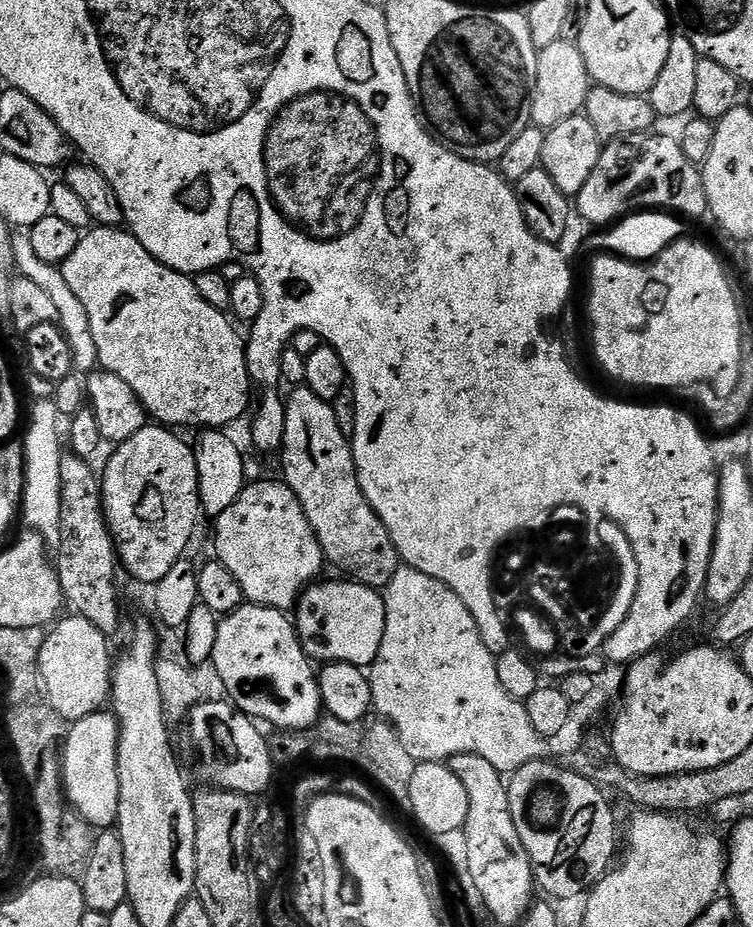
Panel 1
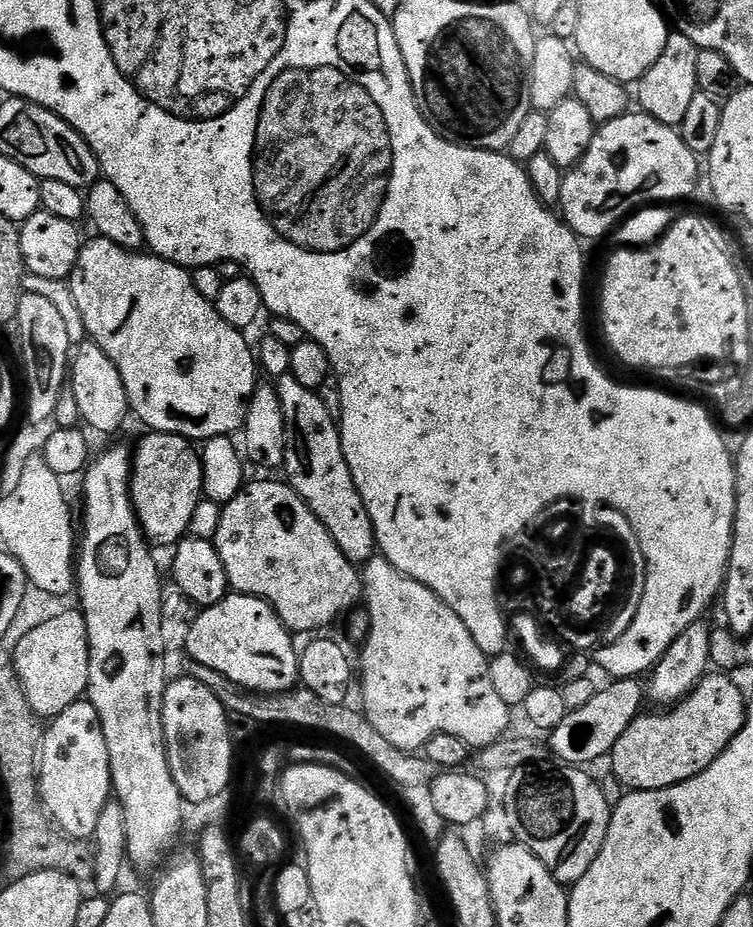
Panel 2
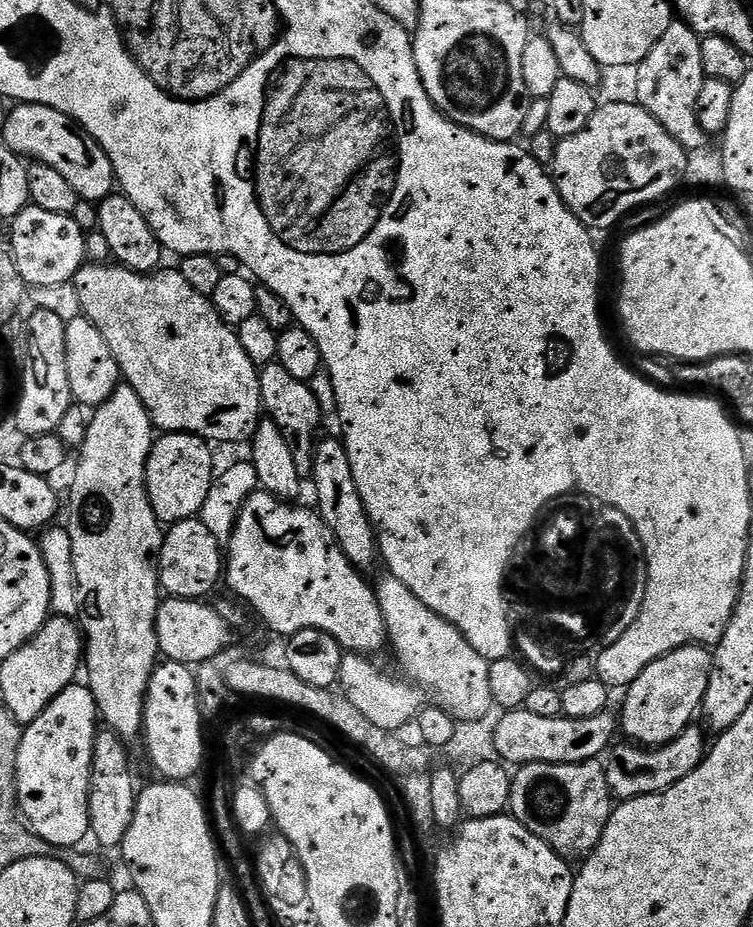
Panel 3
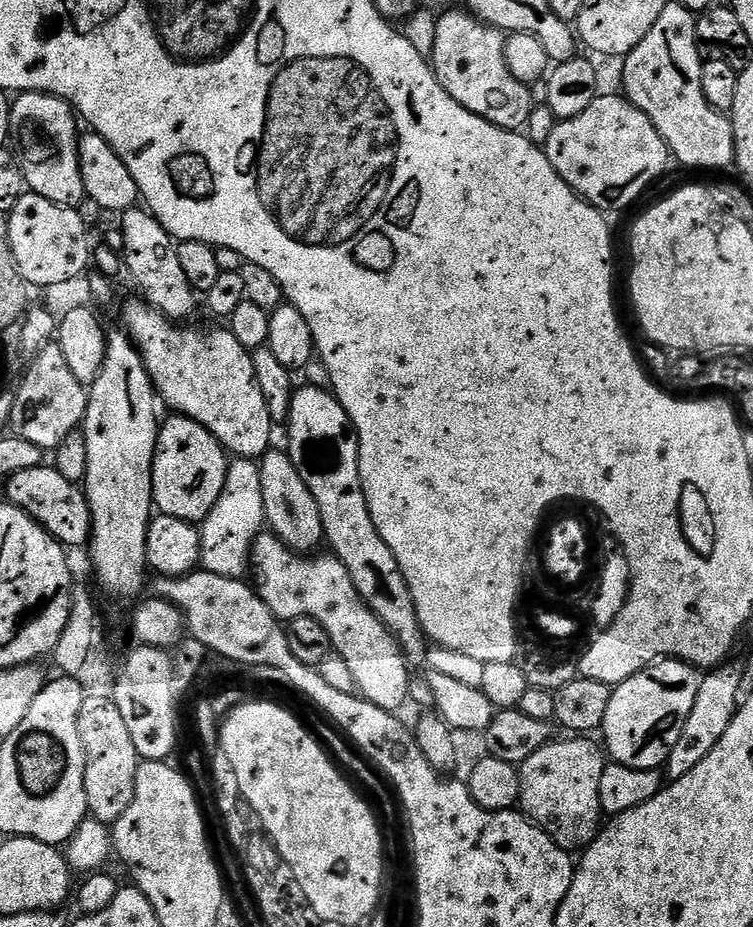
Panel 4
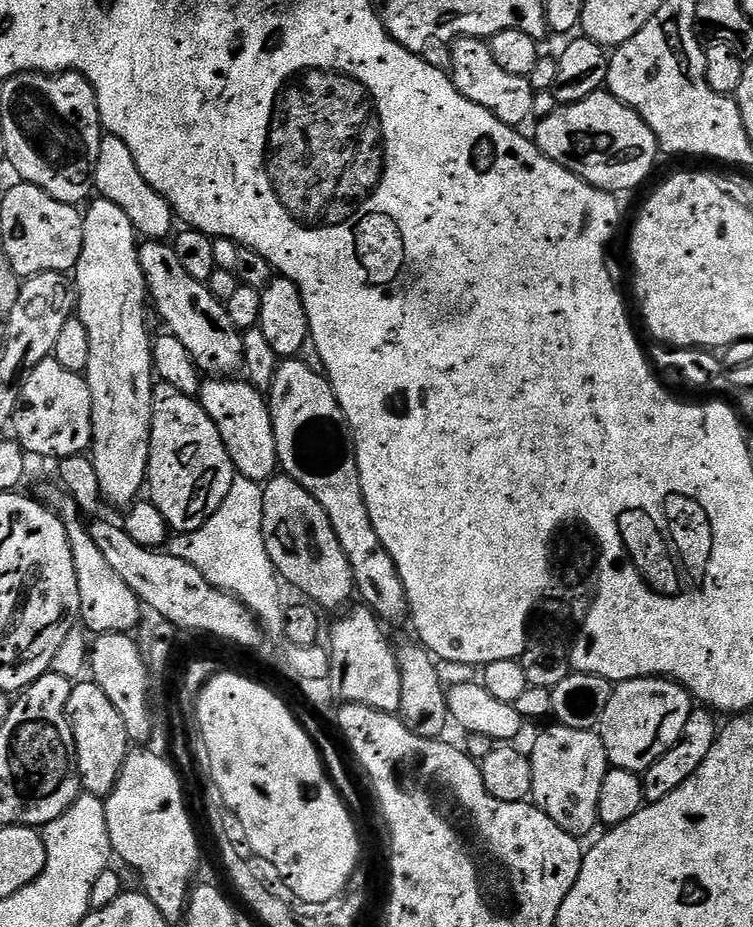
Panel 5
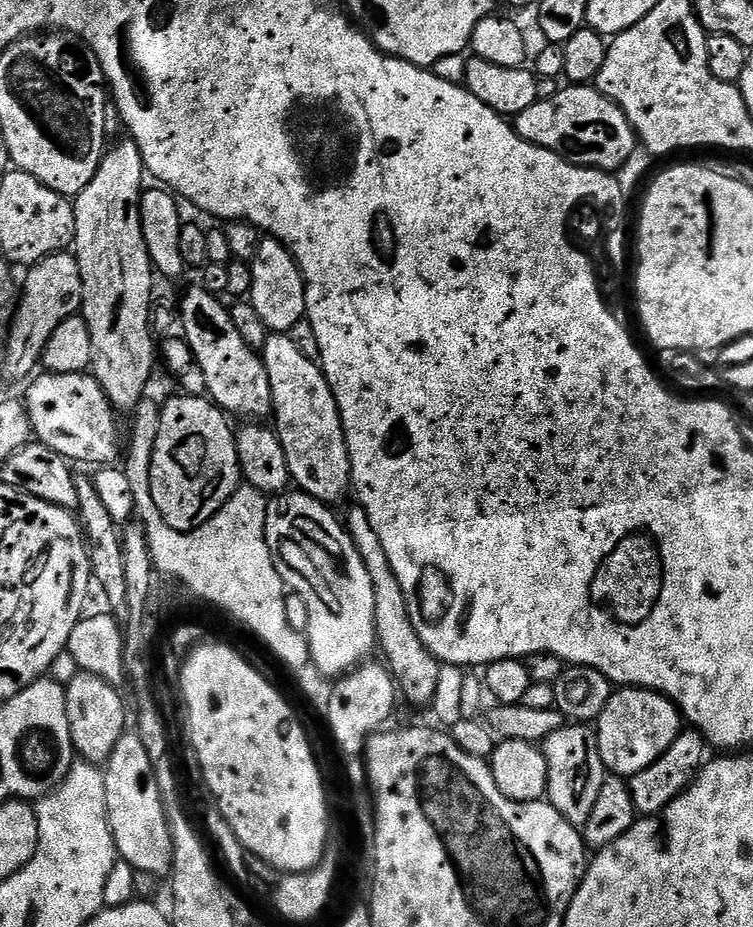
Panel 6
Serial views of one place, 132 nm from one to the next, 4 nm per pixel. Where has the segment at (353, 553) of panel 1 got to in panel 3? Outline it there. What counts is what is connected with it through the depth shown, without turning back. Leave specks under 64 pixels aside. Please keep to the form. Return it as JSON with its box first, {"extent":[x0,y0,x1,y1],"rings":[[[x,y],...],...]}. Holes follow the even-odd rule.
{"extent":[259,364,322,478],"rings":[[[268,364],[259,369],[260,402],[263,411],[272,423],[278,426],[286,446],[290,446],[290,454],[294,454],[294,466],[301,478],[311,477],[312,463],[316,460],[316,431],[322,425],[322,417],[318,401],[312,393],[311,383],[292,377],[281,364]]]}

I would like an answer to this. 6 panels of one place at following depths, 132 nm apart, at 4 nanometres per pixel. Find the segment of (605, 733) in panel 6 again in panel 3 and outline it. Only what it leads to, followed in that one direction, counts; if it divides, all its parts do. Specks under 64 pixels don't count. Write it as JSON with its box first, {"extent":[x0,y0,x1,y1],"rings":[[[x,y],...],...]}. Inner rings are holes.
{"extent":[618,644,712,746],"rings":[[[687,644],[646,666],[624,696],[624,709],[618,712],[618,724],[629,741],[641,746],[659,746],[677,740],[697,719],[710,682],[712,654],[707,647]]]}

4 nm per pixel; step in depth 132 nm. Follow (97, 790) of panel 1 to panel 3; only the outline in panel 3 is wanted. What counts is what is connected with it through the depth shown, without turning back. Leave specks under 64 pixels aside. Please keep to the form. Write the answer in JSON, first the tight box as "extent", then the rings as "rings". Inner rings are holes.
{"extent":[16,683,98,850],"rings":[[[83,683],[71,684],[32,724],[23,729],[18,746],[18,766],[16,767],[16,803],[20,815],[29,828],[51,844],[56,850],[72,850],[89,835],[88,795],[92,777],[92,759],[94,758],[94,738],[98,731],[98,713],[94,694]]]}

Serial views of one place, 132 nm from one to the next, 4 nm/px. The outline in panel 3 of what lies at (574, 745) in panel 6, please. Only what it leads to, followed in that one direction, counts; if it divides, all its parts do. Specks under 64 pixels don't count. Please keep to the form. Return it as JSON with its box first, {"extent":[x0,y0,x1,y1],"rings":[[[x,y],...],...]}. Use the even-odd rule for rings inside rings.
{"extent":[511,759,614,862],"rings":[[[599,759],[566,765],[525,764],[512,776],[511,815],[569,862],[583,861],[594,851],[613,807],[614,797]]]}

